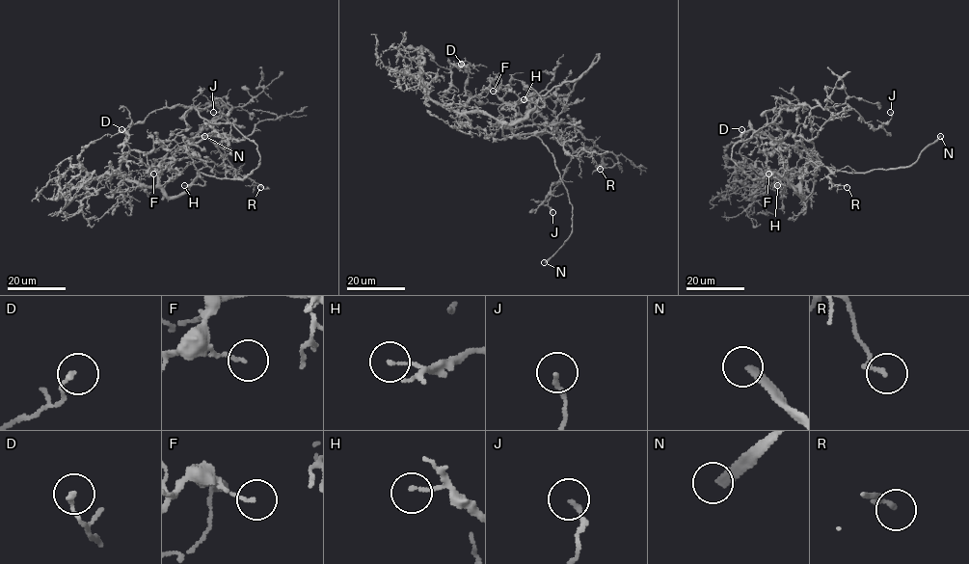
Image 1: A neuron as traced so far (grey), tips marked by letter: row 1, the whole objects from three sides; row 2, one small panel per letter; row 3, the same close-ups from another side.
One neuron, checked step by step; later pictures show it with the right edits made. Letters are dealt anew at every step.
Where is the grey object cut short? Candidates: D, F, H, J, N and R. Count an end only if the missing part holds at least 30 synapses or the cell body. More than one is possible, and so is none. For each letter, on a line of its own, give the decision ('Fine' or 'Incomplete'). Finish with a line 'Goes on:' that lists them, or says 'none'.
D: Fine
F: Fine
H: Fine
J: Fine
N: Incomplete
R: Fine
Goes on: N

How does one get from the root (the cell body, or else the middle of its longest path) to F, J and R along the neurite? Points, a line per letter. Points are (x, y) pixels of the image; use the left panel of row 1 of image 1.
F: (213, 176), (201, 173), (185, 191), (167, 197), (127, 179), (121, 165), (140, 150), (153, 174)
J: (213, 176), (243, 178), (260, 155), (231, 123), (210, 123), (197, 109), (228, 104), (206, 128), (213, 112)
R: (213, 176), (201, 173), (174, 197), (160, 183), (160, 174), (173, 160), (198, 157), (260, 187)

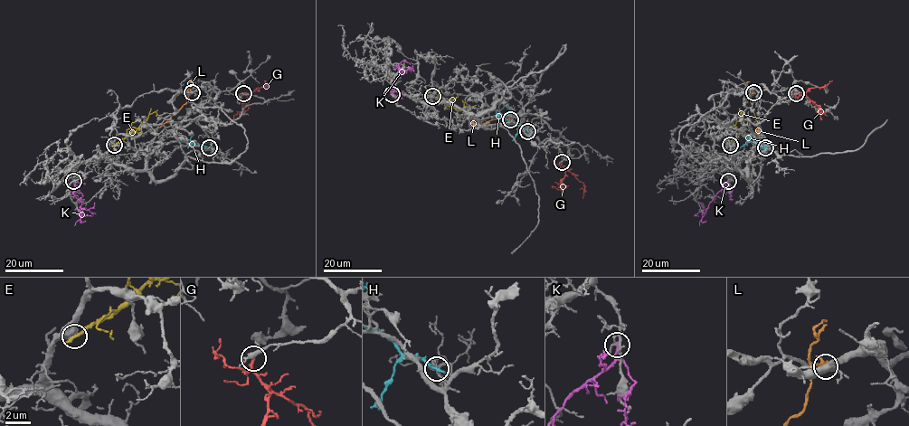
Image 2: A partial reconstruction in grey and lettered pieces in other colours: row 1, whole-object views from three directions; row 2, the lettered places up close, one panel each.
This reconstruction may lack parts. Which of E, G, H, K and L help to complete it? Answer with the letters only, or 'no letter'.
no letter

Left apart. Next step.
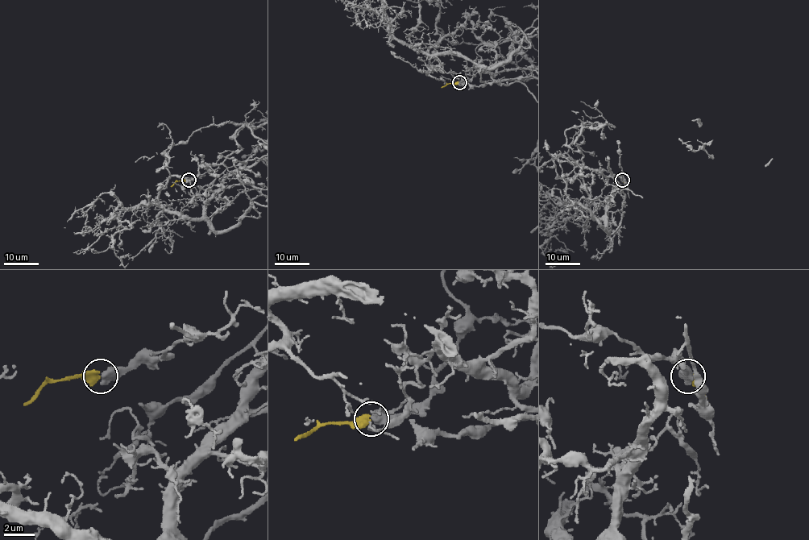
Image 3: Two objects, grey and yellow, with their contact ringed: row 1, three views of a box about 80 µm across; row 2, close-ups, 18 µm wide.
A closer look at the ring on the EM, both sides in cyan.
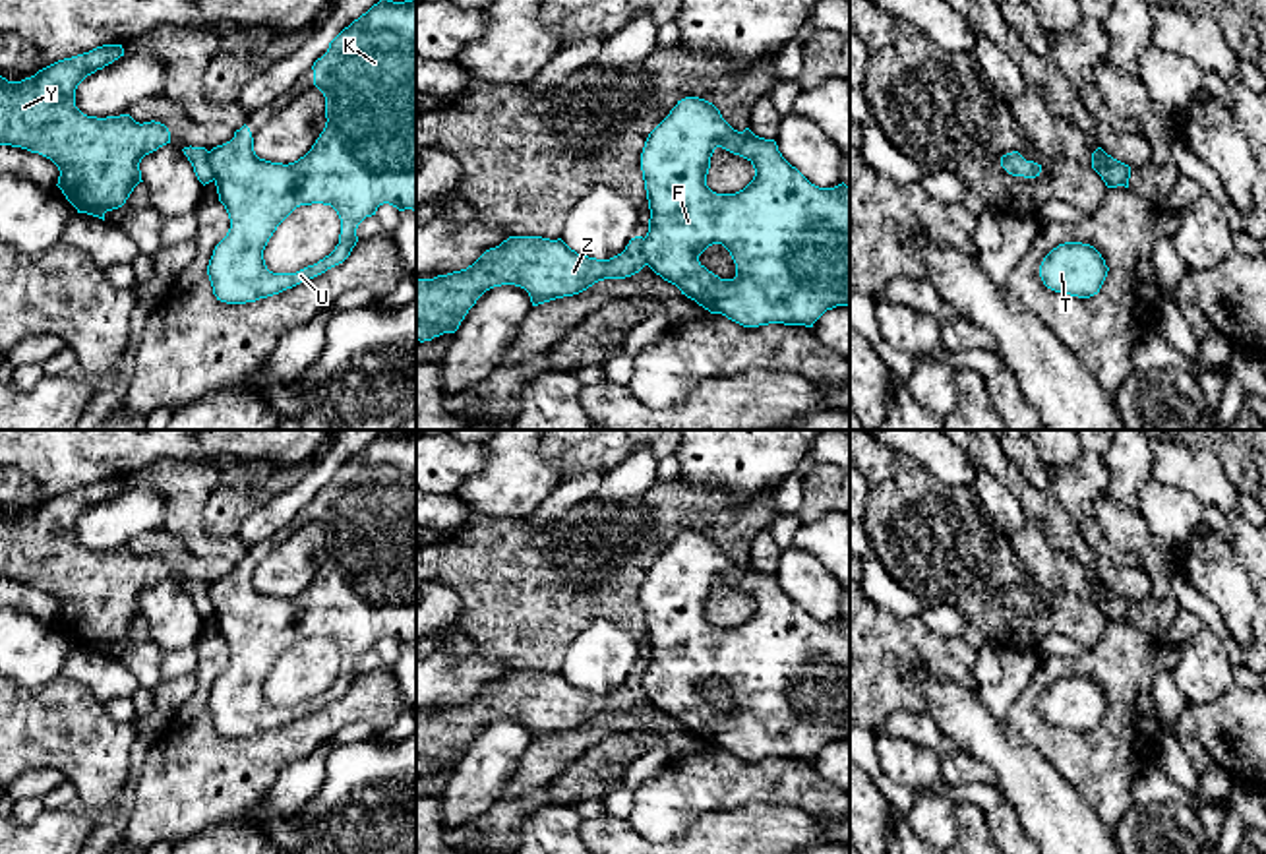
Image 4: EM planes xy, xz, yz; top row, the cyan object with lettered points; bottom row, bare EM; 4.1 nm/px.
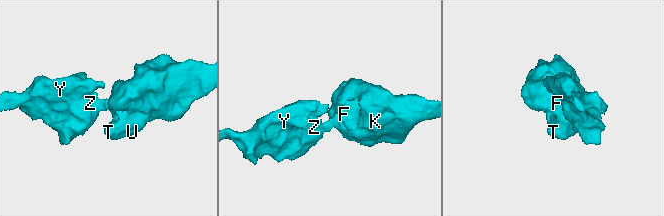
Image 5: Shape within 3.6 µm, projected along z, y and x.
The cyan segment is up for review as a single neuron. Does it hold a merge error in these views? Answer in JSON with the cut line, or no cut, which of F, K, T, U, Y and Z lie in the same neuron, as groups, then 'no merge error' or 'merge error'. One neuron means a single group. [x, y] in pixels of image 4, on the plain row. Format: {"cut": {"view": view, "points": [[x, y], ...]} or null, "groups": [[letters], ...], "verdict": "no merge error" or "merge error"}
{"cut": {"view": "xy", "points": [[208, 585], [215, 612]]}, "groups": [["F", "K", "T", "U"], ["Y", "Z"]], "verdict": "merge error"}

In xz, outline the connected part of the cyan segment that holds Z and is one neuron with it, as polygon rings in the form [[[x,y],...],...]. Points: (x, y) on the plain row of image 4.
[[[509,670],[467,703],[416,713],[416,775],[455,767],[476,734],[494,720],[521,720],[538,740],[579,728],[604,713],[631,711],[647,699],[643,674],[635,670],[621,687],[596,693],[577,687],[561,672]]]

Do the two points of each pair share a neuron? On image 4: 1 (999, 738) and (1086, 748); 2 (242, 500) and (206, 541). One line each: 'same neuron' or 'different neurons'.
1: different neurons
2: different neurons

